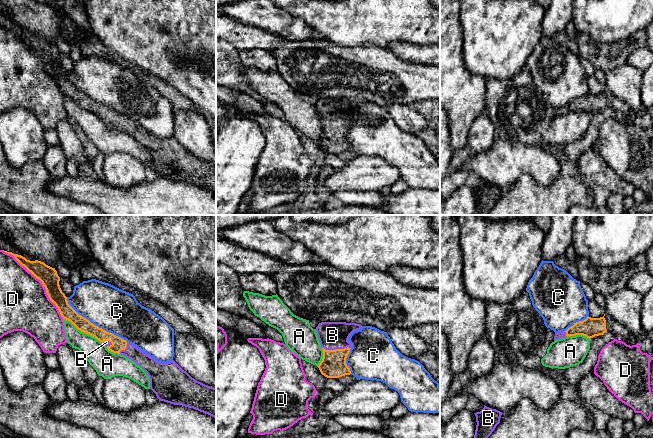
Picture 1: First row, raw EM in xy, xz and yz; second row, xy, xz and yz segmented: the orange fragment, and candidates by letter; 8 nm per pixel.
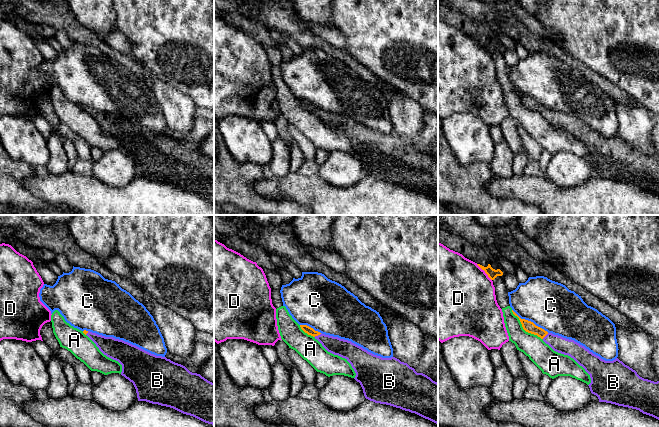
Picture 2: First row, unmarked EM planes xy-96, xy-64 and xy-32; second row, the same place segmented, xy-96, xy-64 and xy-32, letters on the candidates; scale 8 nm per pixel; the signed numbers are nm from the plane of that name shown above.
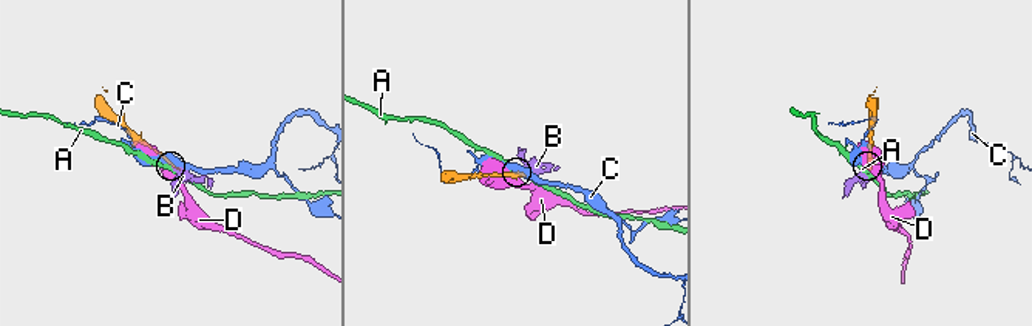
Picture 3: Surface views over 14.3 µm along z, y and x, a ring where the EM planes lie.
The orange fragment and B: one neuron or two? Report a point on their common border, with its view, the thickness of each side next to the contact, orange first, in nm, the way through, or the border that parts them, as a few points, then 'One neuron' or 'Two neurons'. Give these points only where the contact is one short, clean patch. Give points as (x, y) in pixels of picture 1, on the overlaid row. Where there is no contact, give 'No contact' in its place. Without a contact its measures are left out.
Touches orange at xz (336, 349). Thickness 200 nm (orange) against 220 nm. One neuron

